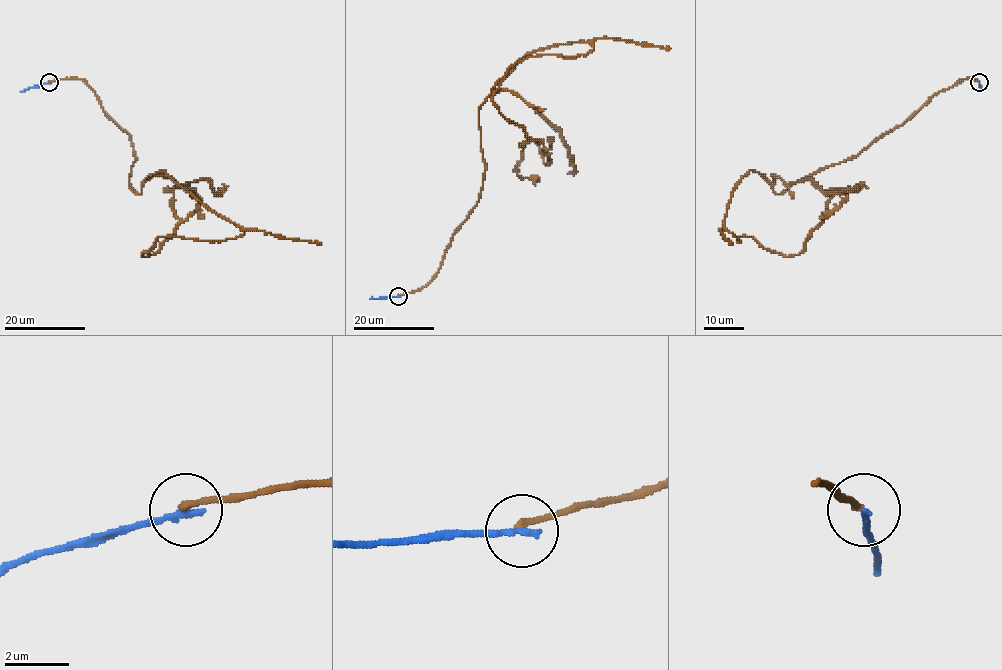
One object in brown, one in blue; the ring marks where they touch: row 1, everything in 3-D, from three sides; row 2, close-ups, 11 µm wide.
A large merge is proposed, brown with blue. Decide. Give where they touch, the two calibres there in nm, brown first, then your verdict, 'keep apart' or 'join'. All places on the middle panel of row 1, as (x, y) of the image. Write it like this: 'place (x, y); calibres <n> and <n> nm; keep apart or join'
place (398, 296); calibres 200 and 200 nm; keep apart

